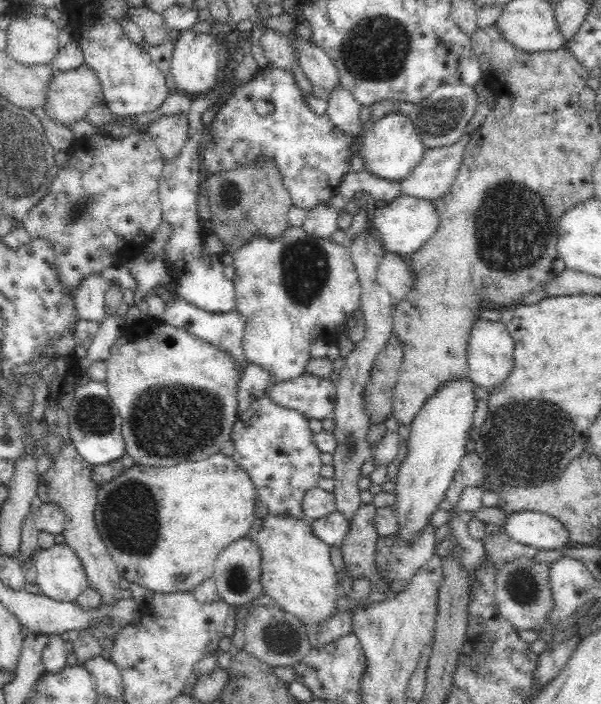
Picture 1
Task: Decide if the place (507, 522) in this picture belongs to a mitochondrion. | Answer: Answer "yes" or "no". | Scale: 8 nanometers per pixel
no

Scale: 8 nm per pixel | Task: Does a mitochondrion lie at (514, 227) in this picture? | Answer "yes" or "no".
yes

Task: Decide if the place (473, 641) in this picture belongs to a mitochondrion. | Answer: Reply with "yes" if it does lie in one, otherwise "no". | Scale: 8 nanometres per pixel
no

